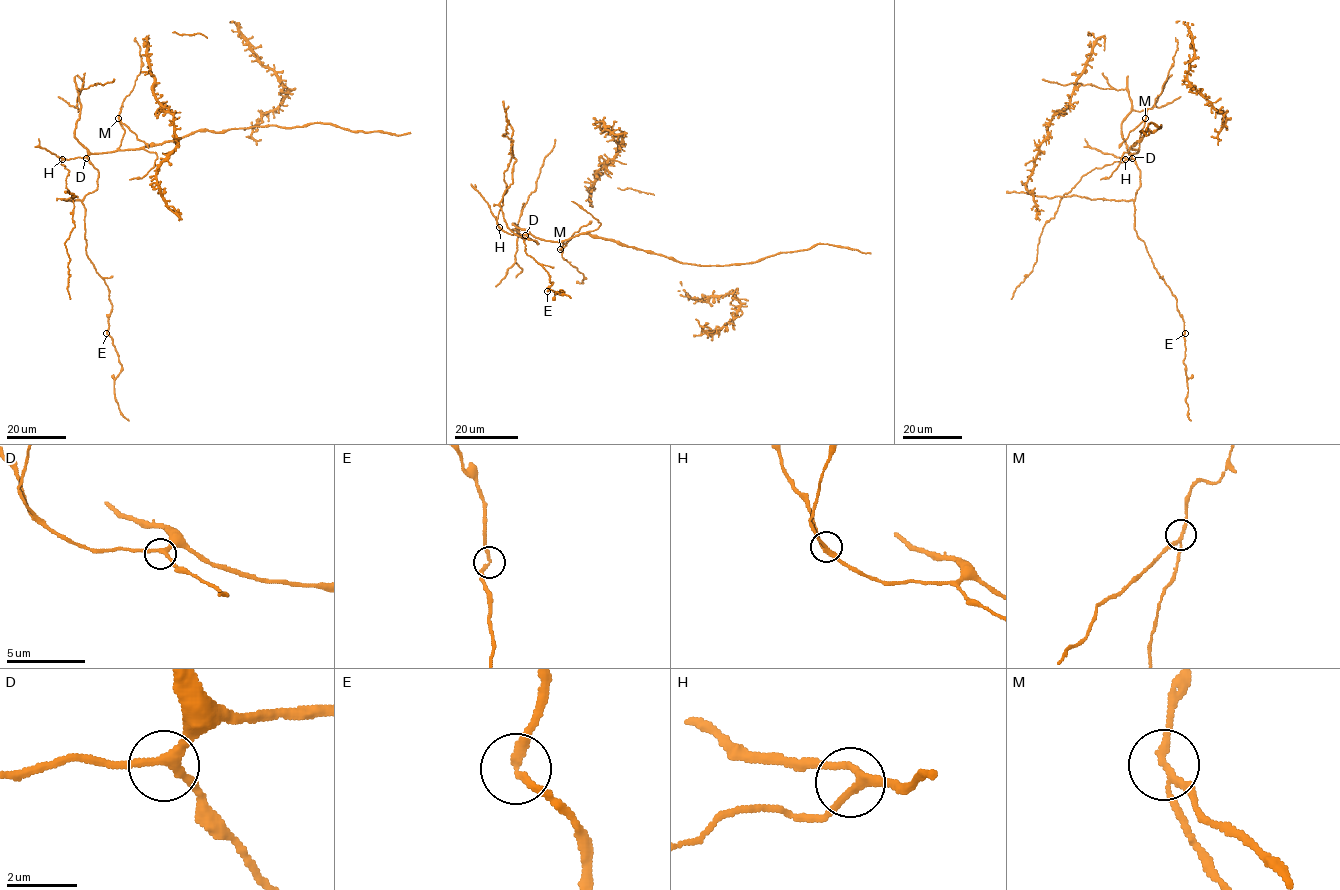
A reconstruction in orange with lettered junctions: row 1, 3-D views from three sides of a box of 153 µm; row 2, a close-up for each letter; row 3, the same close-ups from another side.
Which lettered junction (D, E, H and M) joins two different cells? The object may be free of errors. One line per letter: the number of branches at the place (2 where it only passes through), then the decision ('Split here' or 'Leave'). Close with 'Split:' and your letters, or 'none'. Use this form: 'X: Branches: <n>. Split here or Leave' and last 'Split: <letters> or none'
D: Branches: 3. Leave
E: Branches: 2. Leave
H: Branches: 3. Leave
M: Branches: 3. Split here
Split: M

